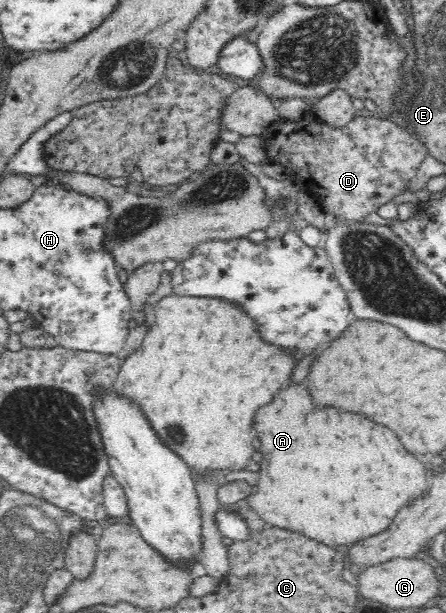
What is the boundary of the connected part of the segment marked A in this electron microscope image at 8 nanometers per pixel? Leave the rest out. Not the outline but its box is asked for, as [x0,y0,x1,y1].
[245,384,429,550]

